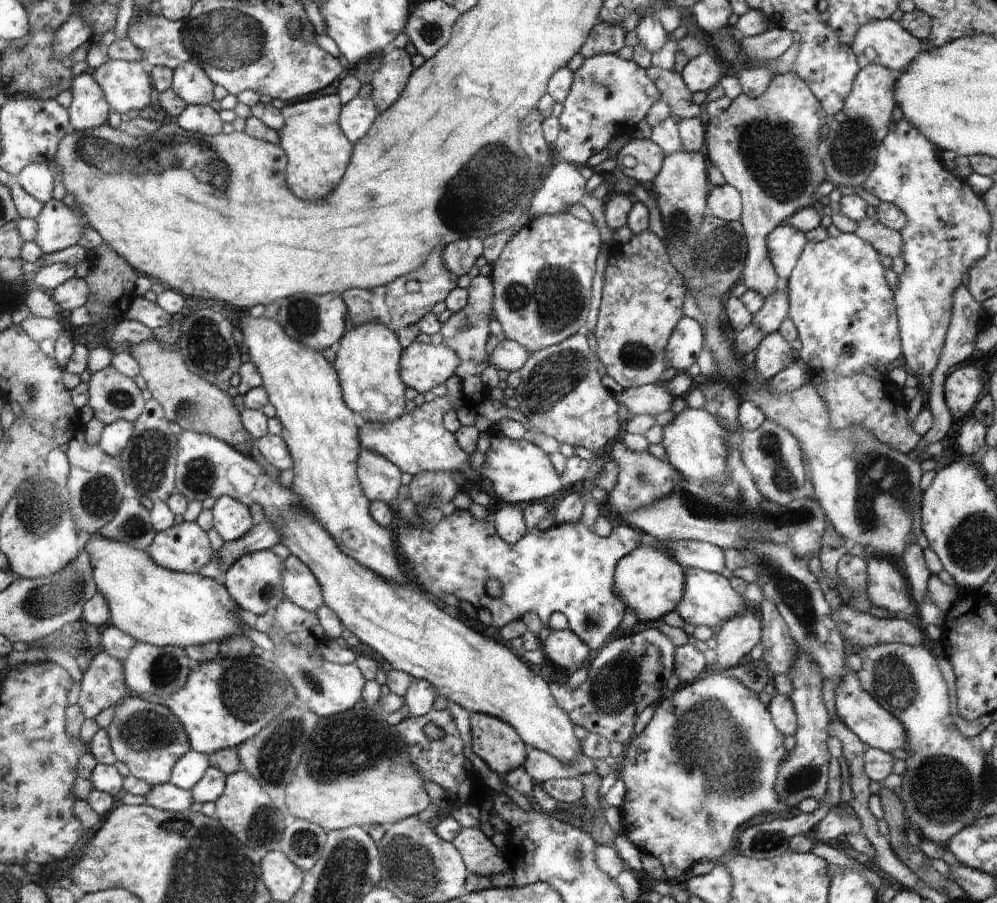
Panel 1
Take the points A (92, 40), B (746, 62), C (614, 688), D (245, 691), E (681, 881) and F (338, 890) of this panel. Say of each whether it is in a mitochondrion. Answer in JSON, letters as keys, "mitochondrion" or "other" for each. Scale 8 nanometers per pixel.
{"A":"other","B":"other","C":"mitochondrion","D":"mitochondrion","E":"other","F":"mitochondrion"}

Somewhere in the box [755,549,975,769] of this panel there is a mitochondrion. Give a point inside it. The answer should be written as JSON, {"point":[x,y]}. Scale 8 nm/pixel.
{"point":[892,679]}

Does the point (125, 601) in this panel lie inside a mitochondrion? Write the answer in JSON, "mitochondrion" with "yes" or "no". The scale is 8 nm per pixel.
{"mitochondrion":"no"}

